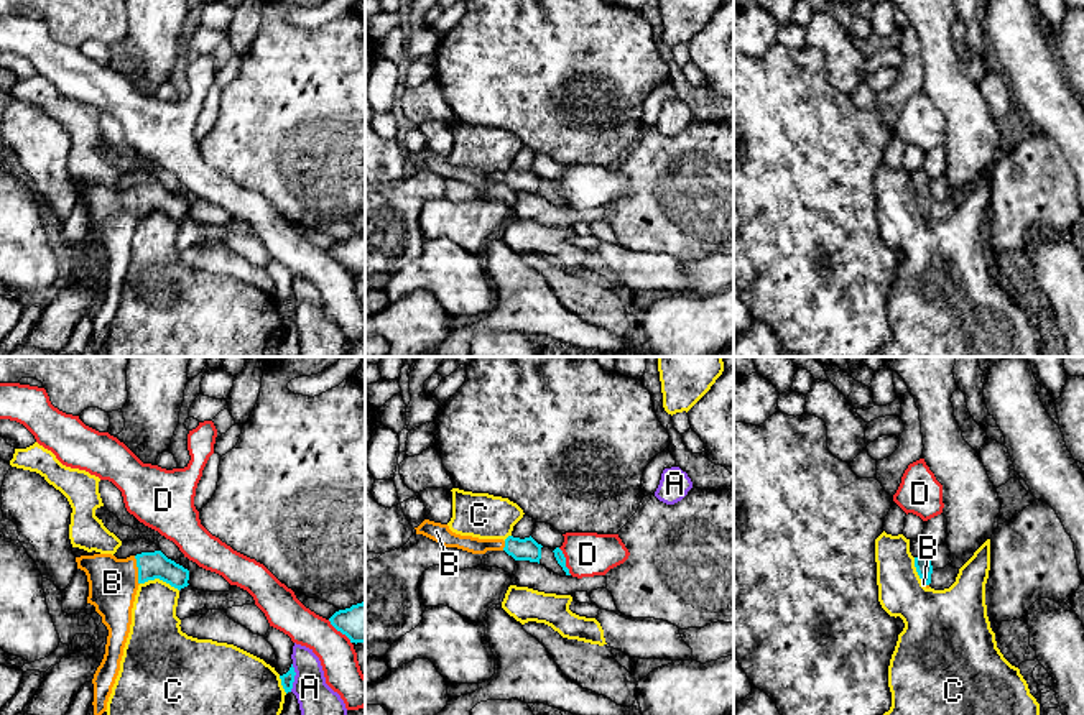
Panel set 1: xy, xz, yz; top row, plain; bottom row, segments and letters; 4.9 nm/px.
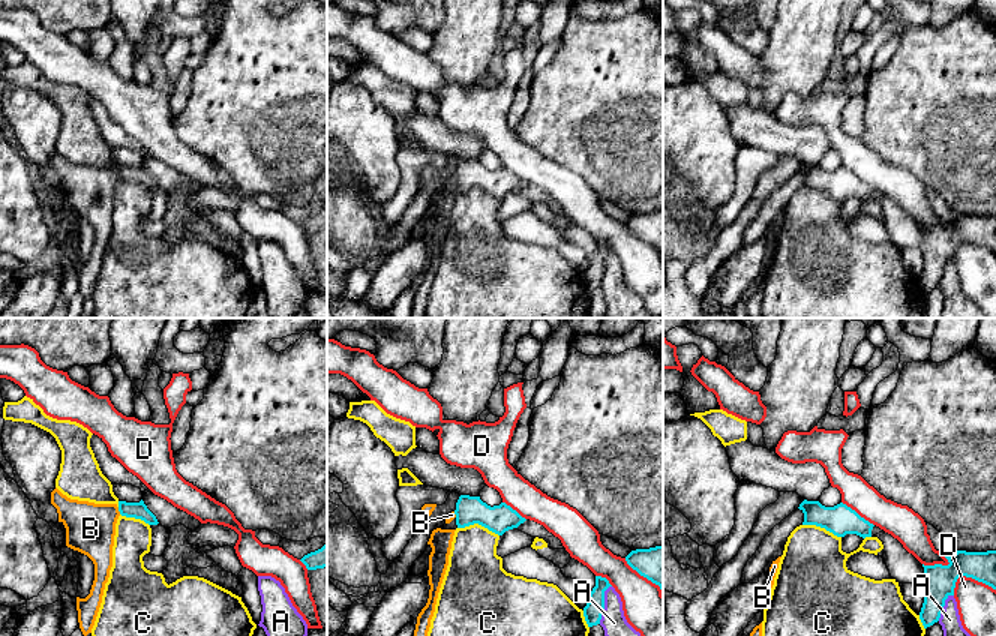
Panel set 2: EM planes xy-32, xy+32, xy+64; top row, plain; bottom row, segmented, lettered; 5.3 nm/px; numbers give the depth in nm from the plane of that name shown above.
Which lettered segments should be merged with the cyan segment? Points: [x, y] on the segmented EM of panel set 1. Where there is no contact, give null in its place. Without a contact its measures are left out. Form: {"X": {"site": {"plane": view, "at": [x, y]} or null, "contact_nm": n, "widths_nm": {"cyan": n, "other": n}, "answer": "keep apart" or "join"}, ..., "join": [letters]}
{"A": {"site": {"plane": "xy", "at": [293, 678]}, "contact_nm": 140, "widths_nm": {"cyan": 60, "other": 170}, "answer": "keep apart"}, "B": {"site": {"plane": "xy", "at": [138, 571]}, "contact_nm": 150, "widths_nm": {"cyan": 130, "other": 240}, "answer": "join"}, "C": {"site": {"plane": "xy", "at": [160, 579]}, "contact_nm": 200, "widths_nm": {"cyan": 130, "other": 240}, "answer": "keep apart"}, "D": {"site": {"plane": "xz", "at": [565, 561]}, "contact_nm": 150, "widths_nm": {"cyan": 50, "other": 220}, "answer": "keep apart"}, "join": ["B"]}

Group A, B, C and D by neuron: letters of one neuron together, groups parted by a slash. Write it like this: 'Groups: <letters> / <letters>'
Groups: A / B / C / D

